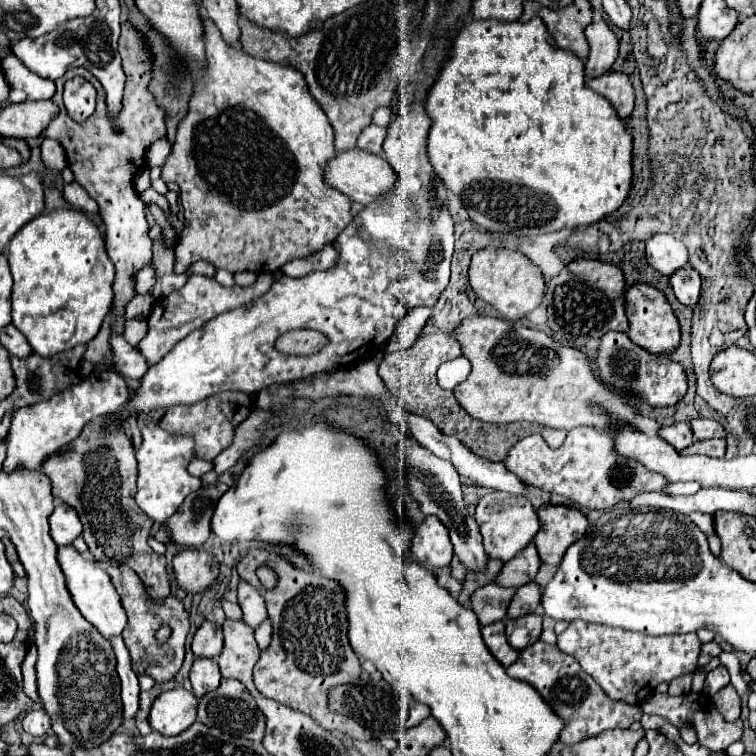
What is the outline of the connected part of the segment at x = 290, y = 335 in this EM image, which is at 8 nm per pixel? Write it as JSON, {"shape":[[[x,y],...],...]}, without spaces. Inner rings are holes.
{"shape":[[[295,330],[287,332],[277,340],[277,350],[283,354],[295,354],[295,356],[309,356],[319,352],[327,342],[321,332],[315,330]]]}

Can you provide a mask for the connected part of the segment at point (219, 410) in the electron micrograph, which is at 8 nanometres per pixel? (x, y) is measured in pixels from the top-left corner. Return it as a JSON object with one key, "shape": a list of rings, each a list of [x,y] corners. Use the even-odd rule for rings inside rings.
{"shape":[[[223,392],[215,394],[207,400],[201,400],[199,404],[187,404],[183,408],[169,408],[163,416],[161,424],[169,432],[179,434],[193,434],[195,438],[195,456],[203,460],[213,460],[223,448],[227,448],[235,434],[235,424],[247,418],[251,412],[251,398],[243,392]]]}

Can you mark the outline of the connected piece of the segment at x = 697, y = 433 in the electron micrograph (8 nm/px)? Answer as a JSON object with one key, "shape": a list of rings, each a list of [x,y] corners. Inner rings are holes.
{"shape":[[[695,418],[691,420],[691,430],[695,440],[707,440],[707,438],[725,438],[725,428],[709,418]]]}

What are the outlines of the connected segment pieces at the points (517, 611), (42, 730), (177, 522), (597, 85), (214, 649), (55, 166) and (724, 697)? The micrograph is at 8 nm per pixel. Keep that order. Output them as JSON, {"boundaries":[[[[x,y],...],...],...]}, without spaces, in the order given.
{"boundaries":[[[[535,582],[517,588],[507,608],[507,618],[519,618],[523,614],[535,612],[539,608],[539,596],[541,596],[541,586],[537,586]]],[[[31,710],[23,718],[23,730],[31,736],[45,736],[51,730],[51,720],[45,710]]],[[[215,482],[215,484],[203,486],[201,490],[185,498],[177,514],[171,520],[167,520],[167,528],[175,544],[197,548],[207,542],[211,534],[213,508],[225,490],[227,486]]],[[[607,72],[597,78],[587,80],[587,88],[605,96],[621,118],[627,118],[635,108],[635,92],[627,74],[623,72]]],[[[203,622],[193,636],[193,654],[199,658],[217,658],[223,650],[223,630],[213,622]]],[[[43,140],[41,144],[41,160],[45,164],[45,170],[57,170],[61,172],[67,166],[67,160],[63,156],[63,148],[59,148],[57,142],[53,140]]],[[[729,684],[725,686],[723,690],[719,690],[715,696],[713,696],[713,702],[717,706],[717,710],[723,714],[725,720],[737,720],[739,714],[741,714],[741,700],[739,700],[739,694],[737,690]]]]}

